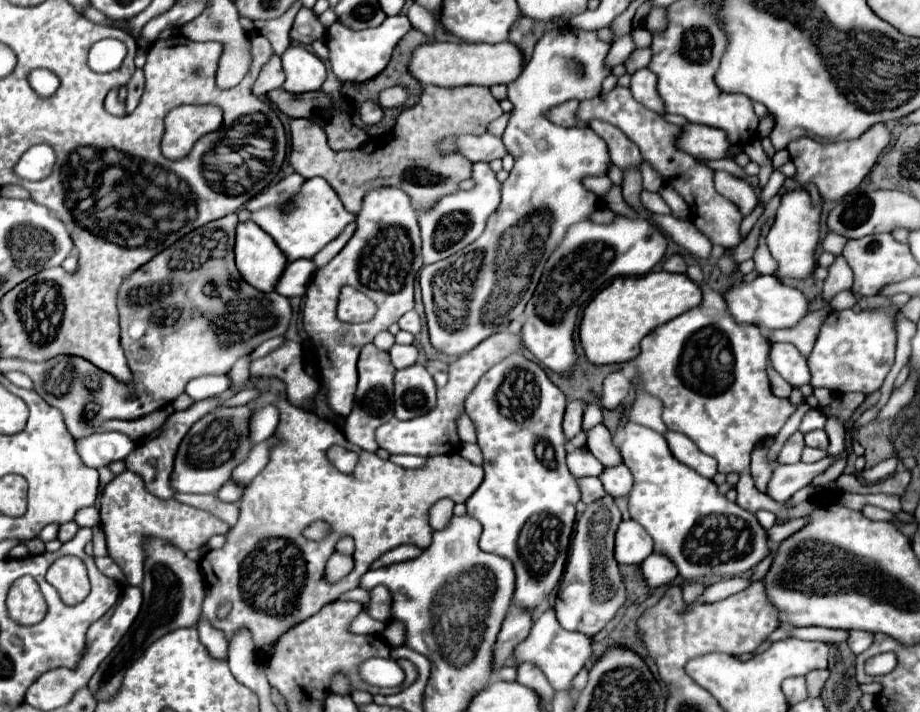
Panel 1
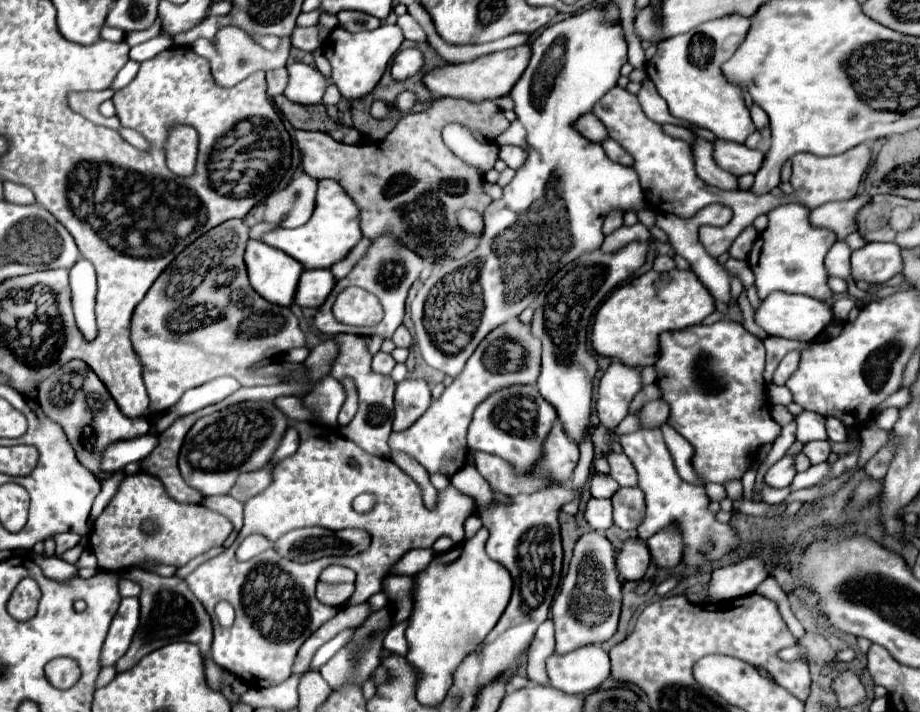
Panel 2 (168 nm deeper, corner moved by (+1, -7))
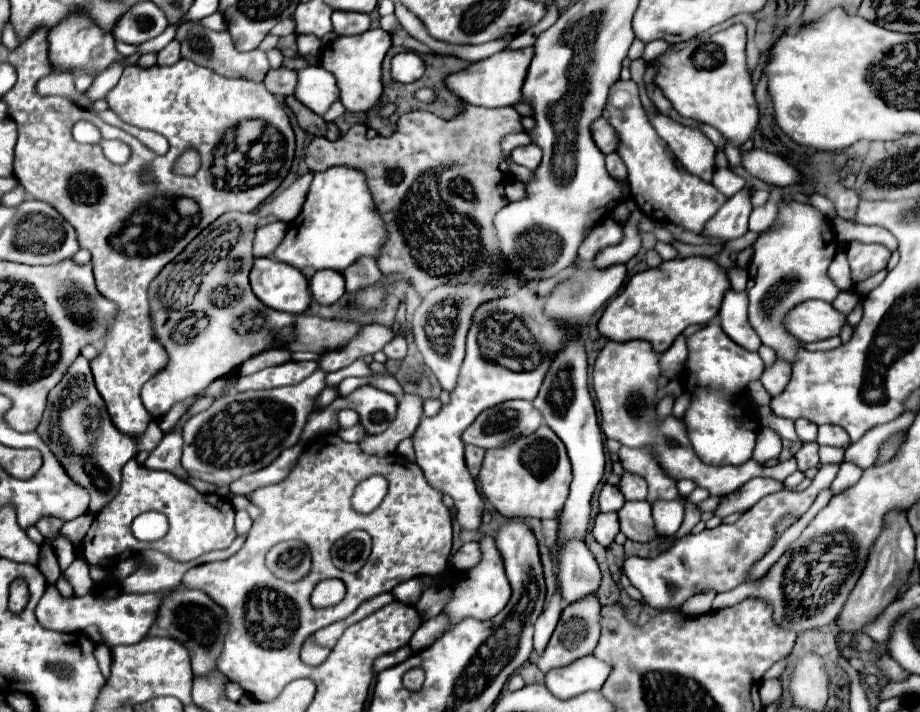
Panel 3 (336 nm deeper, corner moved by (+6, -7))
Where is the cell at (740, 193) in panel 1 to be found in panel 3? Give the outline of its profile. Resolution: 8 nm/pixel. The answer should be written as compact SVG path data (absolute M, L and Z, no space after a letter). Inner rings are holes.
M663 114L653 116L651 124L687 172L699 176L705 182L713 180L717 168L715 146L705 134L701 134L697 128L683 126Z

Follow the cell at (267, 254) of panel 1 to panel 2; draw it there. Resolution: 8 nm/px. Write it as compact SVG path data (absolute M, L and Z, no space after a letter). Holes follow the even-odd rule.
M258 240L248 242L244 260L250 284L260 296L272 304L292 306L302 274L302 266L296 260Z

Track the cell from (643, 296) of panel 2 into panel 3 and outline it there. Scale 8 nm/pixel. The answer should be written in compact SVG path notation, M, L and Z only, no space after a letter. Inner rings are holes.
M707 256L675 258L657 268L635 274L627 286L611 298L597 330L611 342L647 340L655 352L665 352L673 340L691 324L707 324L717 316L723 292L729 288L725 270Z

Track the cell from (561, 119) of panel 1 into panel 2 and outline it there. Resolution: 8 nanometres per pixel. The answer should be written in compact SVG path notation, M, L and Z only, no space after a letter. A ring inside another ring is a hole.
M584 114L580 120L576 120L576 130L590 142L604 142L608 138L606 126L594 114Z

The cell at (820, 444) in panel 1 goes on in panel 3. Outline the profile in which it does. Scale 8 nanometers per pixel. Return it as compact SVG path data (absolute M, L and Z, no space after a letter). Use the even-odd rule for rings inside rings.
M811 442L811 444L803 444L801 450L795 454L795 460L797 460L797 468L801 472L805 472L807 468L811 466L819 466L819 444L817 442Z

